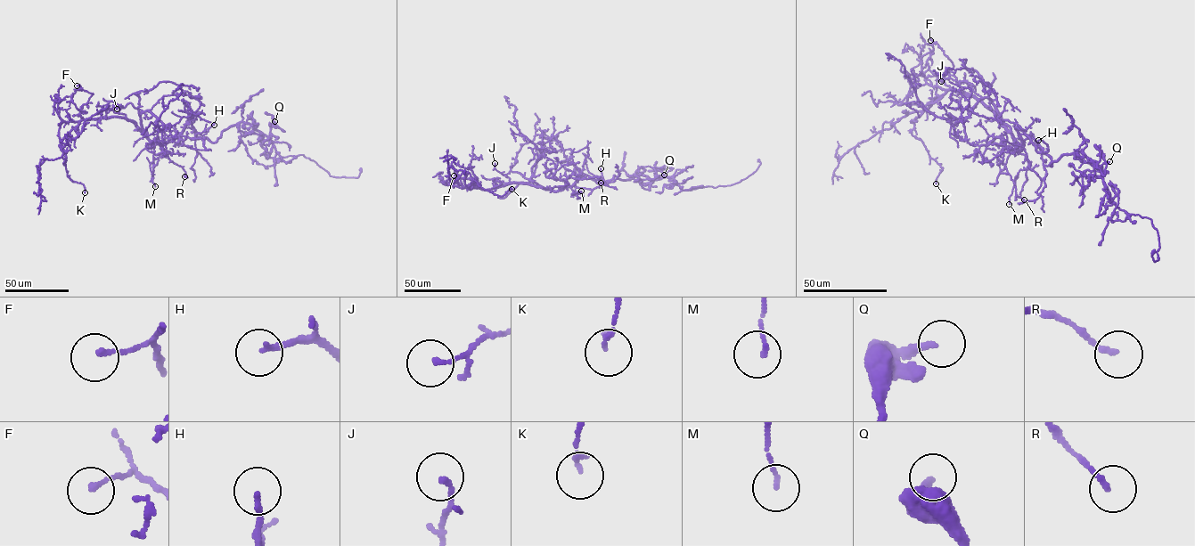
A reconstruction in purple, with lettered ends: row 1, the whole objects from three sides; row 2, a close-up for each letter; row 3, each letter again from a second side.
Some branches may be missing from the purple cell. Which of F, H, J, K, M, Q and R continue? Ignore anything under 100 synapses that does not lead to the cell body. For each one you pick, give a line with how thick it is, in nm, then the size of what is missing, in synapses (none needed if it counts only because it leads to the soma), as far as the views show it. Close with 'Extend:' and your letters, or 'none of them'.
Extend: none of them

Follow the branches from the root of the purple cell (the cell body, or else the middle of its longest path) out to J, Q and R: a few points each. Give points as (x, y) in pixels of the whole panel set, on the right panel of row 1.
J: (1019, 135), (1023, 143), (1017, 150), (1012, 135), (976, 93), (971, 84), (951, 78), (941, 81)
Q: (1019, 135), (1016, 127), (1049, 166), (1082, 150), (1099, 177), (1094, 167), (1104, 175), (1109, 161)
R: (1019, 135), (1022, 148), (1011, 150), (1005, 147), (1002, 163), (1015, 183), (1016, 194), (1024, 199)

